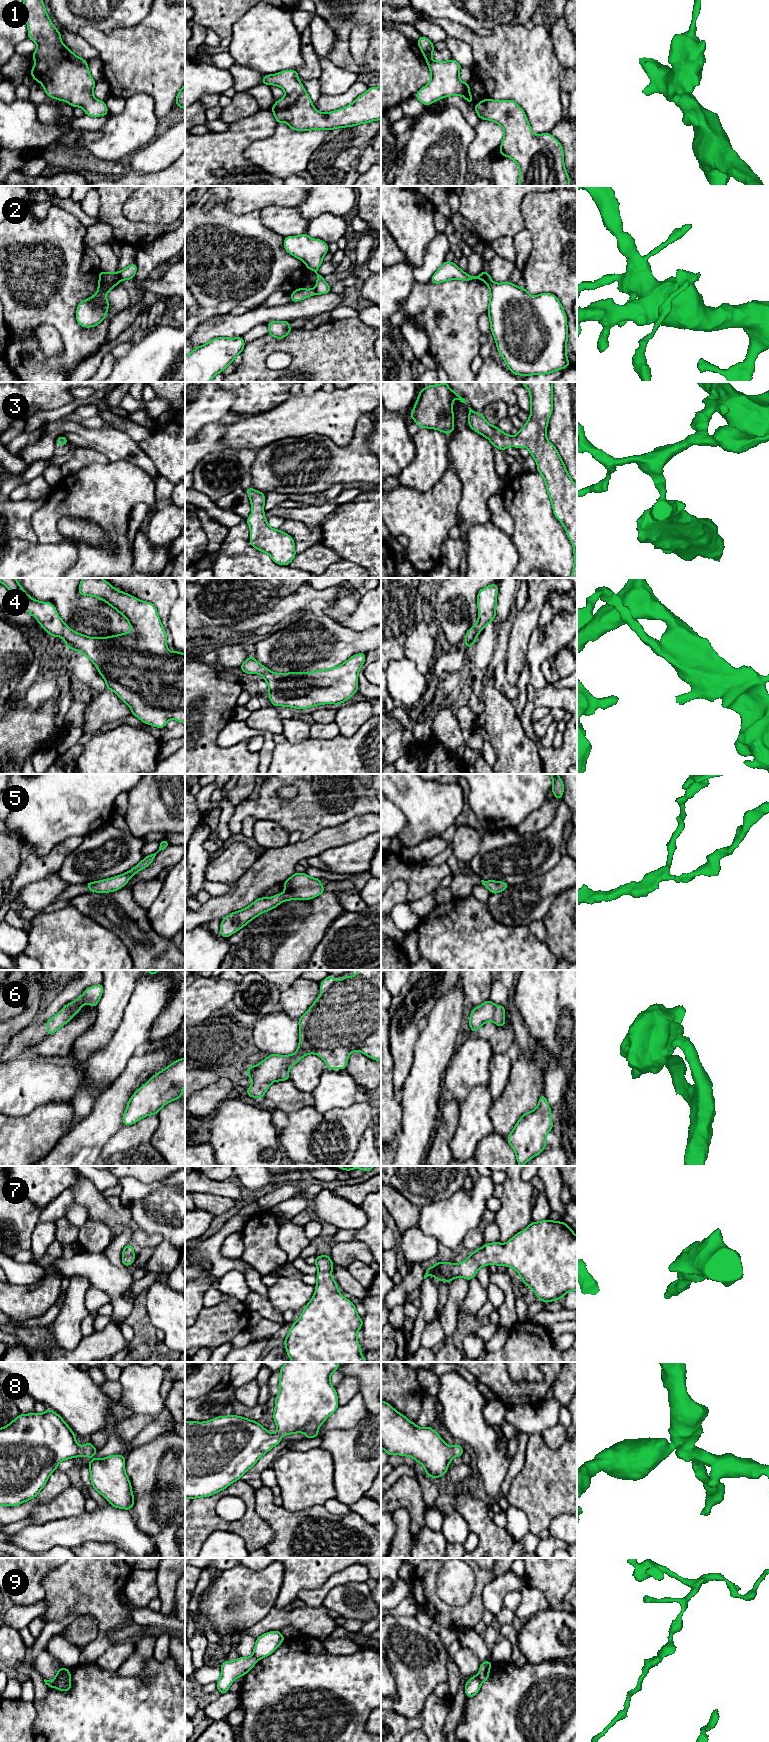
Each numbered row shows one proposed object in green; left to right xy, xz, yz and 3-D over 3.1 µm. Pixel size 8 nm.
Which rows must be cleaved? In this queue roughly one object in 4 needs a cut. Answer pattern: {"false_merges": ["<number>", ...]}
{"false_merges": ["2", "9"]}

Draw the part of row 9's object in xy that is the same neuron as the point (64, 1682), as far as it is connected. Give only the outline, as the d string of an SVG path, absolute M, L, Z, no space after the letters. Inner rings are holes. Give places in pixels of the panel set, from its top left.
M63 1668L63 1671L58 1679L58 1681L53 1686L54 1688L60 1690L60 1691L69 1691L71 1689L71 1675L69 1672L70 1668L65 1669Z

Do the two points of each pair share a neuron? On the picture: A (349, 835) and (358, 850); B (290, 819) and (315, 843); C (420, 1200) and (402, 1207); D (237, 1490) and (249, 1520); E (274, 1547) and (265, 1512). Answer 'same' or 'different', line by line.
A: different
B: different
C: different
D: same
E: same

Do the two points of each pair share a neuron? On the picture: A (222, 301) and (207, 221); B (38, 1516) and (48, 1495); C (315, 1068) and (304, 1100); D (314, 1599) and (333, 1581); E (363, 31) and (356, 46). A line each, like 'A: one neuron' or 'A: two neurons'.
A: one neuron
B: two neurons
C: two neurons
D: one neuron
E: one neuron

